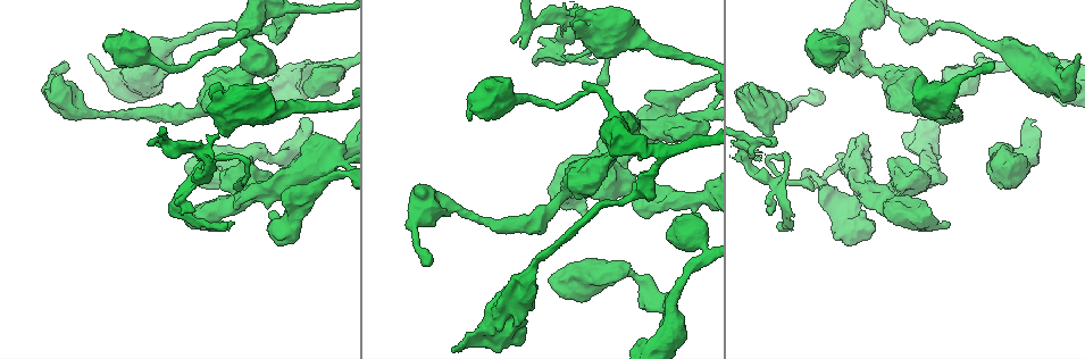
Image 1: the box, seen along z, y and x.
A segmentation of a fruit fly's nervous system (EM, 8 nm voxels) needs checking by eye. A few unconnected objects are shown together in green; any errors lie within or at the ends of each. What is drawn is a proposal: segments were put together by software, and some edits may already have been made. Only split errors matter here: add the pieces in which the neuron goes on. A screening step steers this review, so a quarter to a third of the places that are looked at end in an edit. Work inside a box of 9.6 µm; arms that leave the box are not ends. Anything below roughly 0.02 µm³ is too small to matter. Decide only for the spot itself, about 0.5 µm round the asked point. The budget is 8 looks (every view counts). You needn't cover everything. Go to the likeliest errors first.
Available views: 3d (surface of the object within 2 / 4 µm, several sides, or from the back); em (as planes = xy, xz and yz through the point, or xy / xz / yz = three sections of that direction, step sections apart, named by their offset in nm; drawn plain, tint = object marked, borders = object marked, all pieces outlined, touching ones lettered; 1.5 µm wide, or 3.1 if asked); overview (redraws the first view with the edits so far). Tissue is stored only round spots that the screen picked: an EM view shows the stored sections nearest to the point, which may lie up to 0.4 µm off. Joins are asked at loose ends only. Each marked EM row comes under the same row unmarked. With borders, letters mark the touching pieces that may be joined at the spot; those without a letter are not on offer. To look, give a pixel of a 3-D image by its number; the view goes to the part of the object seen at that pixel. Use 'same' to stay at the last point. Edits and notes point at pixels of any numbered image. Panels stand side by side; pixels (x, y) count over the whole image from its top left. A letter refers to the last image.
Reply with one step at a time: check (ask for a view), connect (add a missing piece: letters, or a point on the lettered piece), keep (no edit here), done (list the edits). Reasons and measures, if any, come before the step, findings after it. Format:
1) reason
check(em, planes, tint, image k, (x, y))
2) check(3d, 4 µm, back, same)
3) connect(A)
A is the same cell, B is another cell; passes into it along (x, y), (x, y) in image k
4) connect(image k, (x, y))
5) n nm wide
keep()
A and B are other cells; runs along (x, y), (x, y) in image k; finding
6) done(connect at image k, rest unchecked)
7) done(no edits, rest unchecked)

end of a long branch
check(3d, 2 µm, back, image 1, (303, 117))

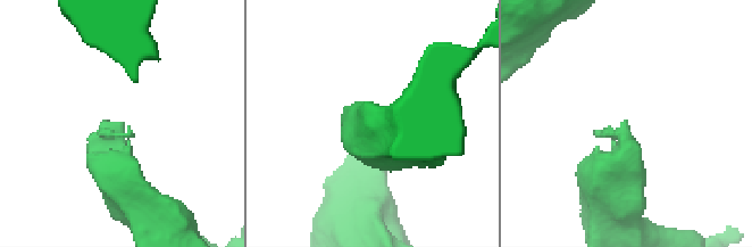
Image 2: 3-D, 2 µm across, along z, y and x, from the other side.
check(em, planes, borders, image 2, (124, 124))

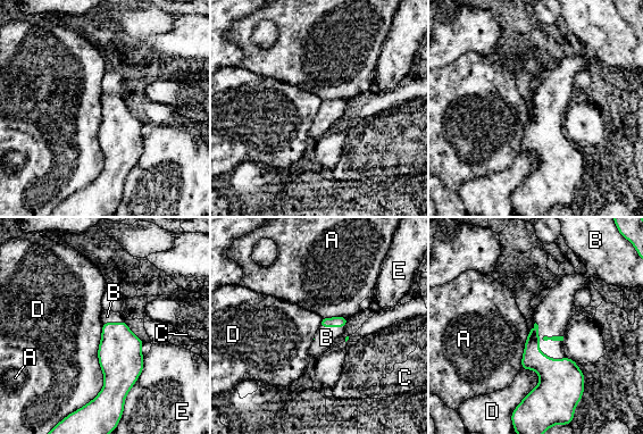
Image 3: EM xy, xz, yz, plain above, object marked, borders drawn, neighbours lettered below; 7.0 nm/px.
connect(B)
B is the same cell, A, C, D and E are other cells; the neuron continues

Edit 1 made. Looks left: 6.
an open end
check(em, xz, step 8, tint, image 1, (578, 22))

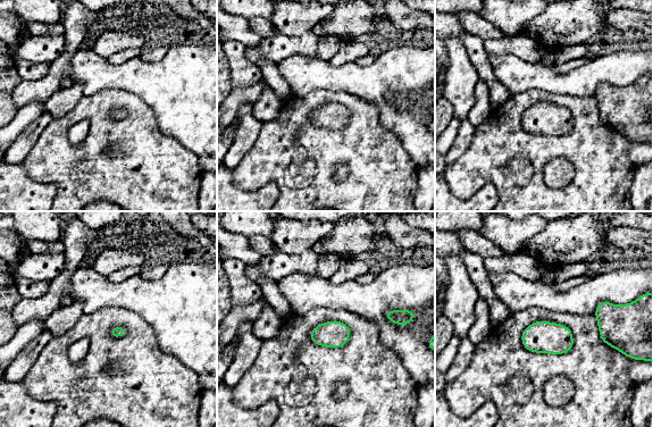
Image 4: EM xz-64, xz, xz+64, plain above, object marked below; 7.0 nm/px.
cut it another way
check(em, planes, borders, same)

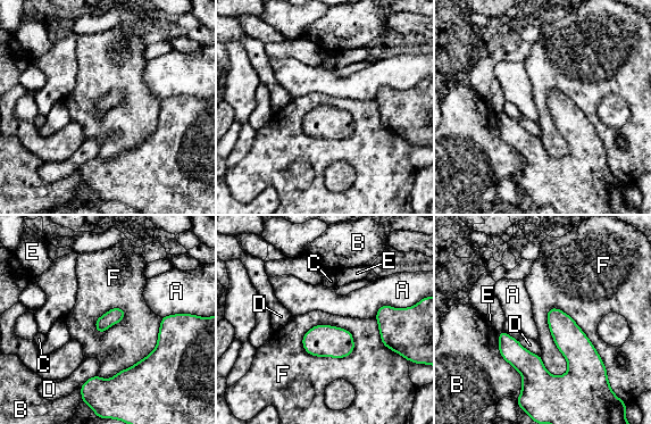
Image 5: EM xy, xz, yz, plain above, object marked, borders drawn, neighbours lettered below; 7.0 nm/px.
keep()
A, B, C, D, E and F are other cells; border along (550, 307), (574, 321), (607, 375) in image 5; no lettered piece goes on from it

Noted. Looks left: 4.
stops while still wide
check(em, planes, borders, image 1, (854, 137))

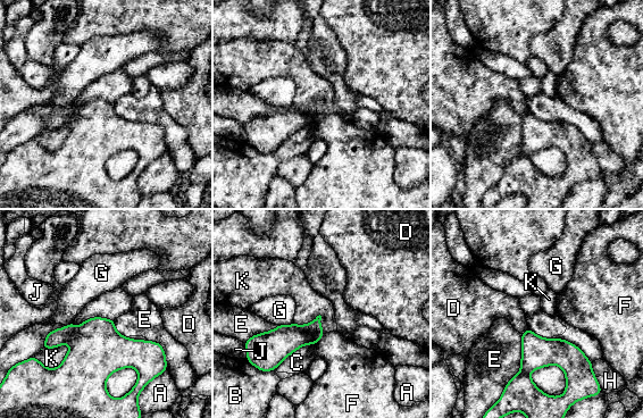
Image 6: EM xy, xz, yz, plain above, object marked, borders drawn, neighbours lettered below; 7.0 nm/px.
E touches over 380 nm
keep()
A, B, C, D, E, F, G, H, J and K are other cells; border along (69, 344), (53, 368), (34, 357) in image 6; no lettered piece goes on from it

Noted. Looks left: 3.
done(connect at image 3, rest unchecked)

